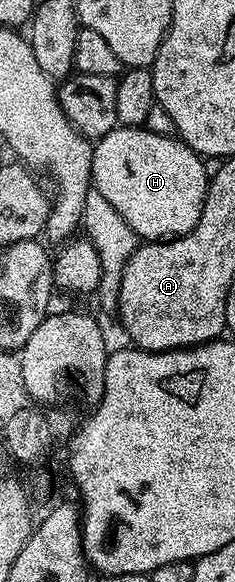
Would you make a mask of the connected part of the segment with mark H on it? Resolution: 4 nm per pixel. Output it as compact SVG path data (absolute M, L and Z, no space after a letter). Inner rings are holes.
M121 126L107 132L107 136L96 139L93 146L92 189L103 194L104 199L117 208L127 224L141 240L168 240L180 238L191 232L203 212L205 189L209 187L209 177L204 174L202 155L196 154L186 142L176 136L165 137L155 132L135 126Z

